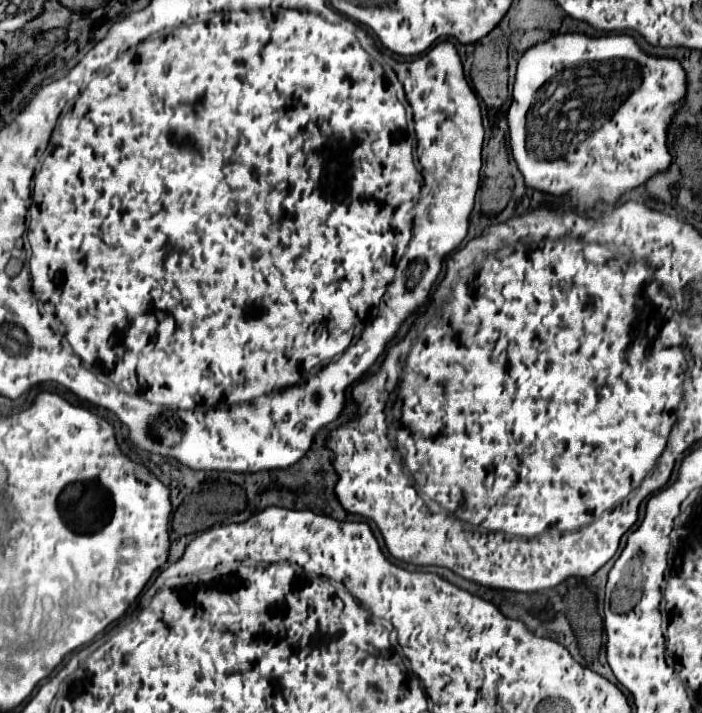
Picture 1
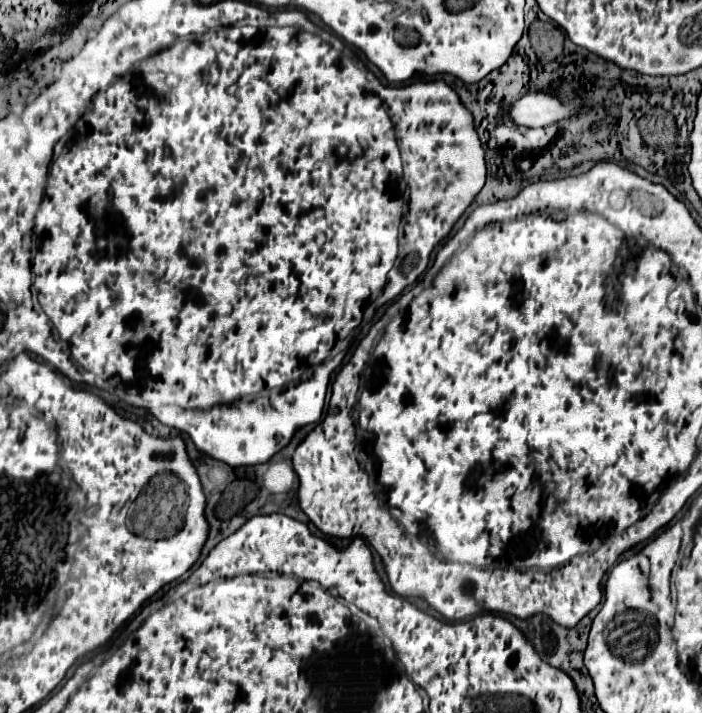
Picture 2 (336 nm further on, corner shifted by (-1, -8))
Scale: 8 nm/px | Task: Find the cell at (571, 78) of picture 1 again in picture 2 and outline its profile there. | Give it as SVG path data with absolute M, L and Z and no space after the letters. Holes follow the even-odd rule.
M537 91L517 99L509 109L509 117L513 119L515 125L545 127L571 117L575 109L577 109L577 101L571 101L569 105L561 105L559 97Z

